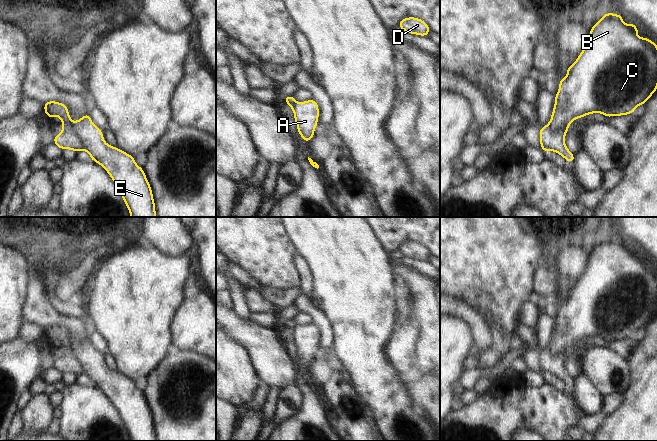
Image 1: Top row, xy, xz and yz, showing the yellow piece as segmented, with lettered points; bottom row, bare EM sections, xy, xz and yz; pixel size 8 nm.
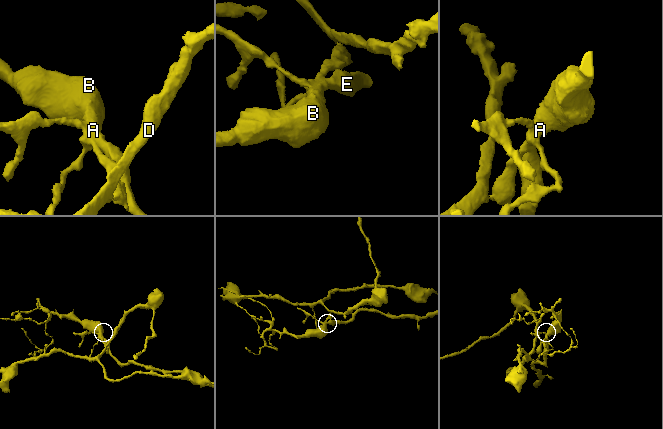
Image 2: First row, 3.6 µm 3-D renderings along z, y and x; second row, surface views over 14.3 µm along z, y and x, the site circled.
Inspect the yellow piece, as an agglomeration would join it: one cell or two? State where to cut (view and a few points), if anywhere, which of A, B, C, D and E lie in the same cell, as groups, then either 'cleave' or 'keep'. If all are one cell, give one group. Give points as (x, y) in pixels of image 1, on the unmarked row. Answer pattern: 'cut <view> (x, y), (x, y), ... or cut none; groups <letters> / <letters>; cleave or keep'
cut xy (71, 345), (75, 358), (83, 372); groups A B C E / D; cleave

